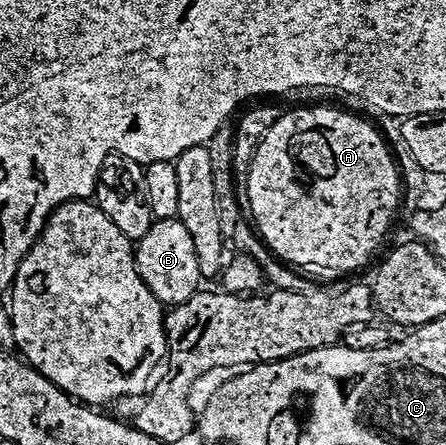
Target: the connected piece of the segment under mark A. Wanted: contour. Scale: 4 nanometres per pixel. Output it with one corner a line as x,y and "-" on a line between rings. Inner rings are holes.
298,107
295,111
283,110
278,119
268,129
268,133
260,141
260,145
254,154
254,160
250,166
250,175
244,180
246,185
245,198
250,199
250,211
253,226
260,236
261,242
270,246
275,256
282,263
293,265
295,268
323,267
326,271
354,271
362,267
374,255
374,250
382,243
386,230
390,227
390,218
394,215
398,203
400,207
400,172
395,156
390,155
382,135
366,119
353,115
350,111
341,111
338,107

